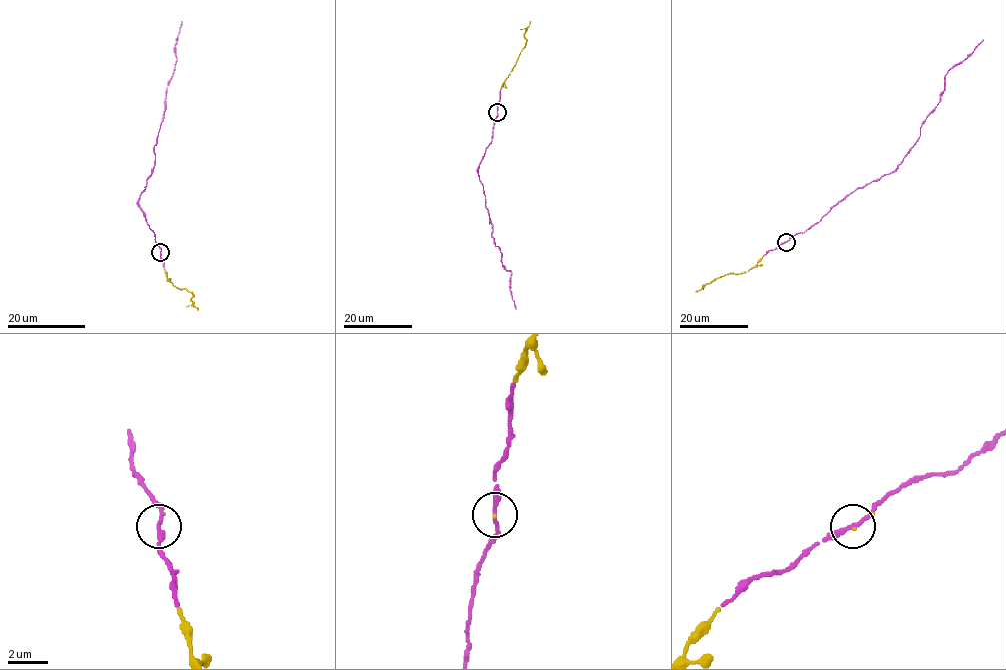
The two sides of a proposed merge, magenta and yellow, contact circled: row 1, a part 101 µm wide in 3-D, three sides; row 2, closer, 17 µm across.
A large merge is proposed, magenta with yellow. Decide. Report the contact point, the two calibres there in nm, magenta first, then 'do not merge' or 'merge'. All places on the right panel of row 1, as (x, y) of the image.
at (786, 242); 240 nm thick on the magenta side, 70 nm on the other; merge

